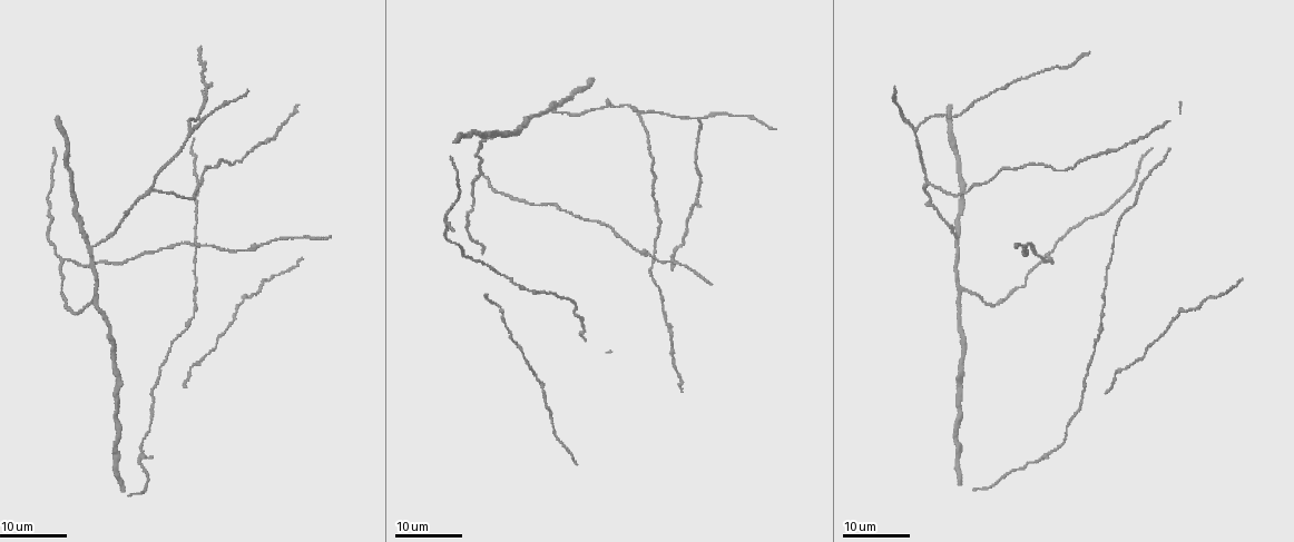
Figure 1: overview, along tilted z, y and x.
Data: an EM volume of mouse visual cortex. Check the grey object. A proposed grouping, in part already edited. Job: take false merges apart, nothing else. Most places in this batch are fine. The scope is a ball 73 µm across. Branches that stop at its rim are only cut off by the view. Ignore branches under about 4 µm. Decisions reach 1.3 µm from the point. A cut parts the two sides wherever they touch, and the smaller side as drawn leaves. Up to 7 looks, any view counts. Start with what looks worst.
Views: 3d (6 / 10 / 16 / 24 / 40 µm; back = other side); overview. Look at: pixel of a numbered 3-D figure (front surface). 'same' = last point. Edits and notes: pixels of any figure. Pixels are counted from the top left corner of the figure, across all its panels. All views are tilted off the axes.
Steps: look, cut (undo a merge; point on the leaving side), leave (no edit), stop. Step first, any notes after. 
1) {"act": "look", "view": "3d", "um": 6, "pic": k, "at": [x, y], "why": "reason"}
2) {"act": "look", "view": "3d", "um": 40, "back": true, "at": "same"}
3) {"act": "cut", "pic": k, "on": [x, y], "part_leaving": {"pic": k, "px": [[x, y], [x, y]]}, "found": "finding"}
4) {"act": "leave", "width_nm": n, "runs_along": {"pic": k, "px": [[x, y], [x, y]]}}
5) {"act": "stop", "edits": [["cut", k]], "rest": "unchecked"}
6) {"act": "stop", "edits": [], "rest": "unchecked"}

{"act": "look", "view": "3d", "um": 16, "pic": 1, "at": [191, 134], "why": "three arms meet"}

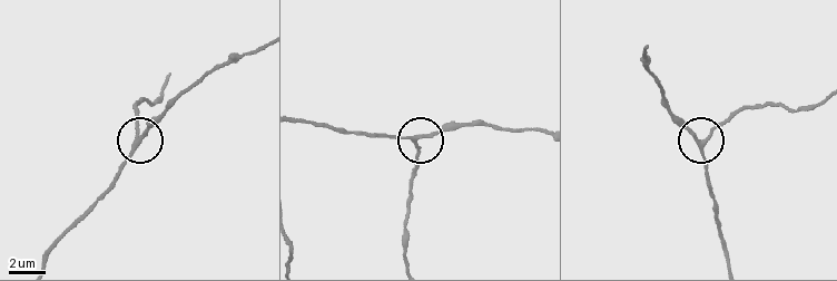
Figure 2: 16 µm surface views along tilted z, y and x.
{"act": "look", "view": "3d", "um": 6, "pic": 2, "at": [416, 140]}

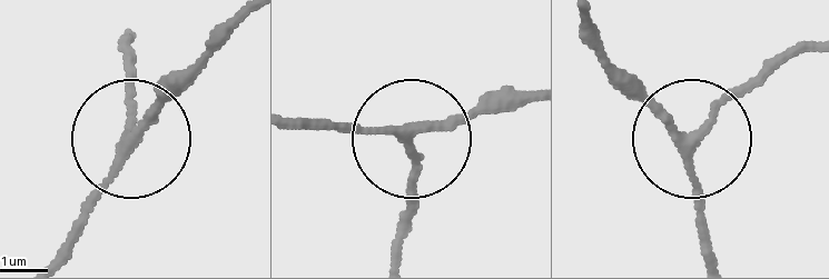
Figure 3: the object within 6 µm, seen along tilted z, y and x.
{"act": "leave", "side_arm_um": 13, "runs_along": {"pic": 3, "px": [[297, 118], [428, 130], [521, 105]]}, "found": "one neuron here"}

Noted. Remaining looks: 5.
{"act": "look", "view": "3d", "um": 16, "pic": 1, "at": [958, 239], "why": "arms part here"}

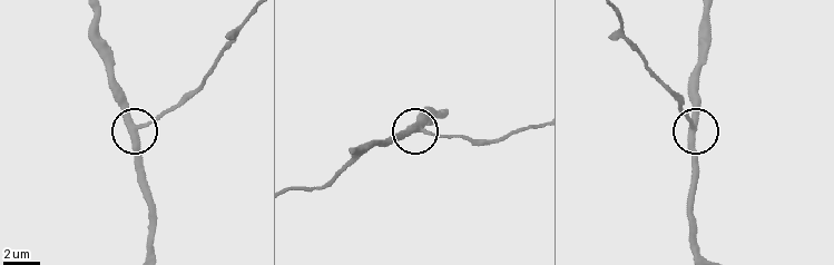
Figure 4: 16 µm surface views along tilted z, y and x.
{"act": "look", "view": "3d", "um": 6, "pic": 4, "at": [136, 125]}

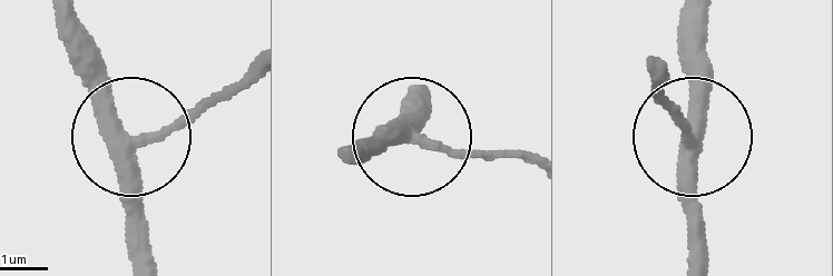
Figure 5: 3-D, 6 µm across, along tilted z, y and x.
{"act": "leave", "width_nm": 280, "runs_along": {"pic": 5, "px": [[692, 257], [705, 41]]}, "found": "continuous, no second neuron"}

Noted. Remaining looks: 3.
{"act": "look", "view": "3d", "um": 24, "pic": 1, "at": [927, 183], "why": "branch point"}

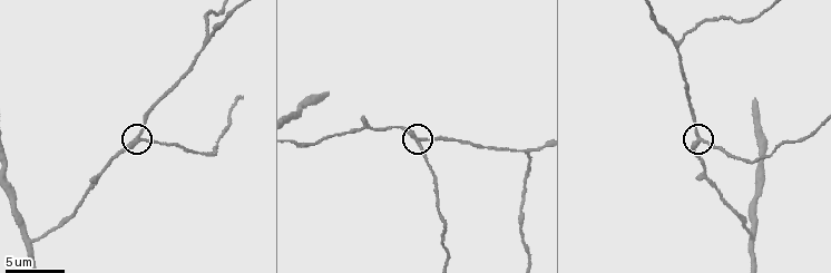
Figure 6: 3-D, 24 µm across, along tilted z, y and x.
{"act": "look", "view": "3d", "um": 6, "pic": 6, "at": [419, 141], "why": "zoom in"}

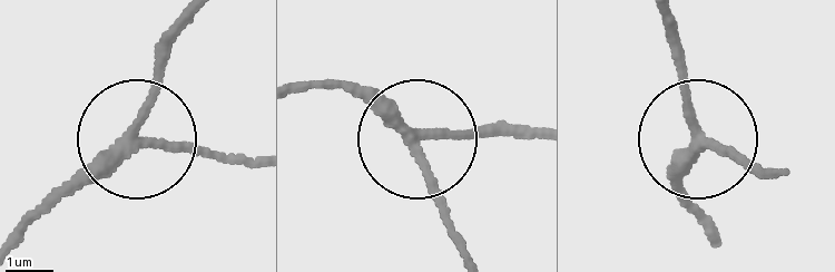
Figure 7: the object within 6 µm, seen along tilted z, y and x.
{"act": "leave", "arms": 3, "found": "all the same neuron"}

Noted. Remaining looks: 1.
{"act": "stop", "edits": [], "rest": "unchecked"}

